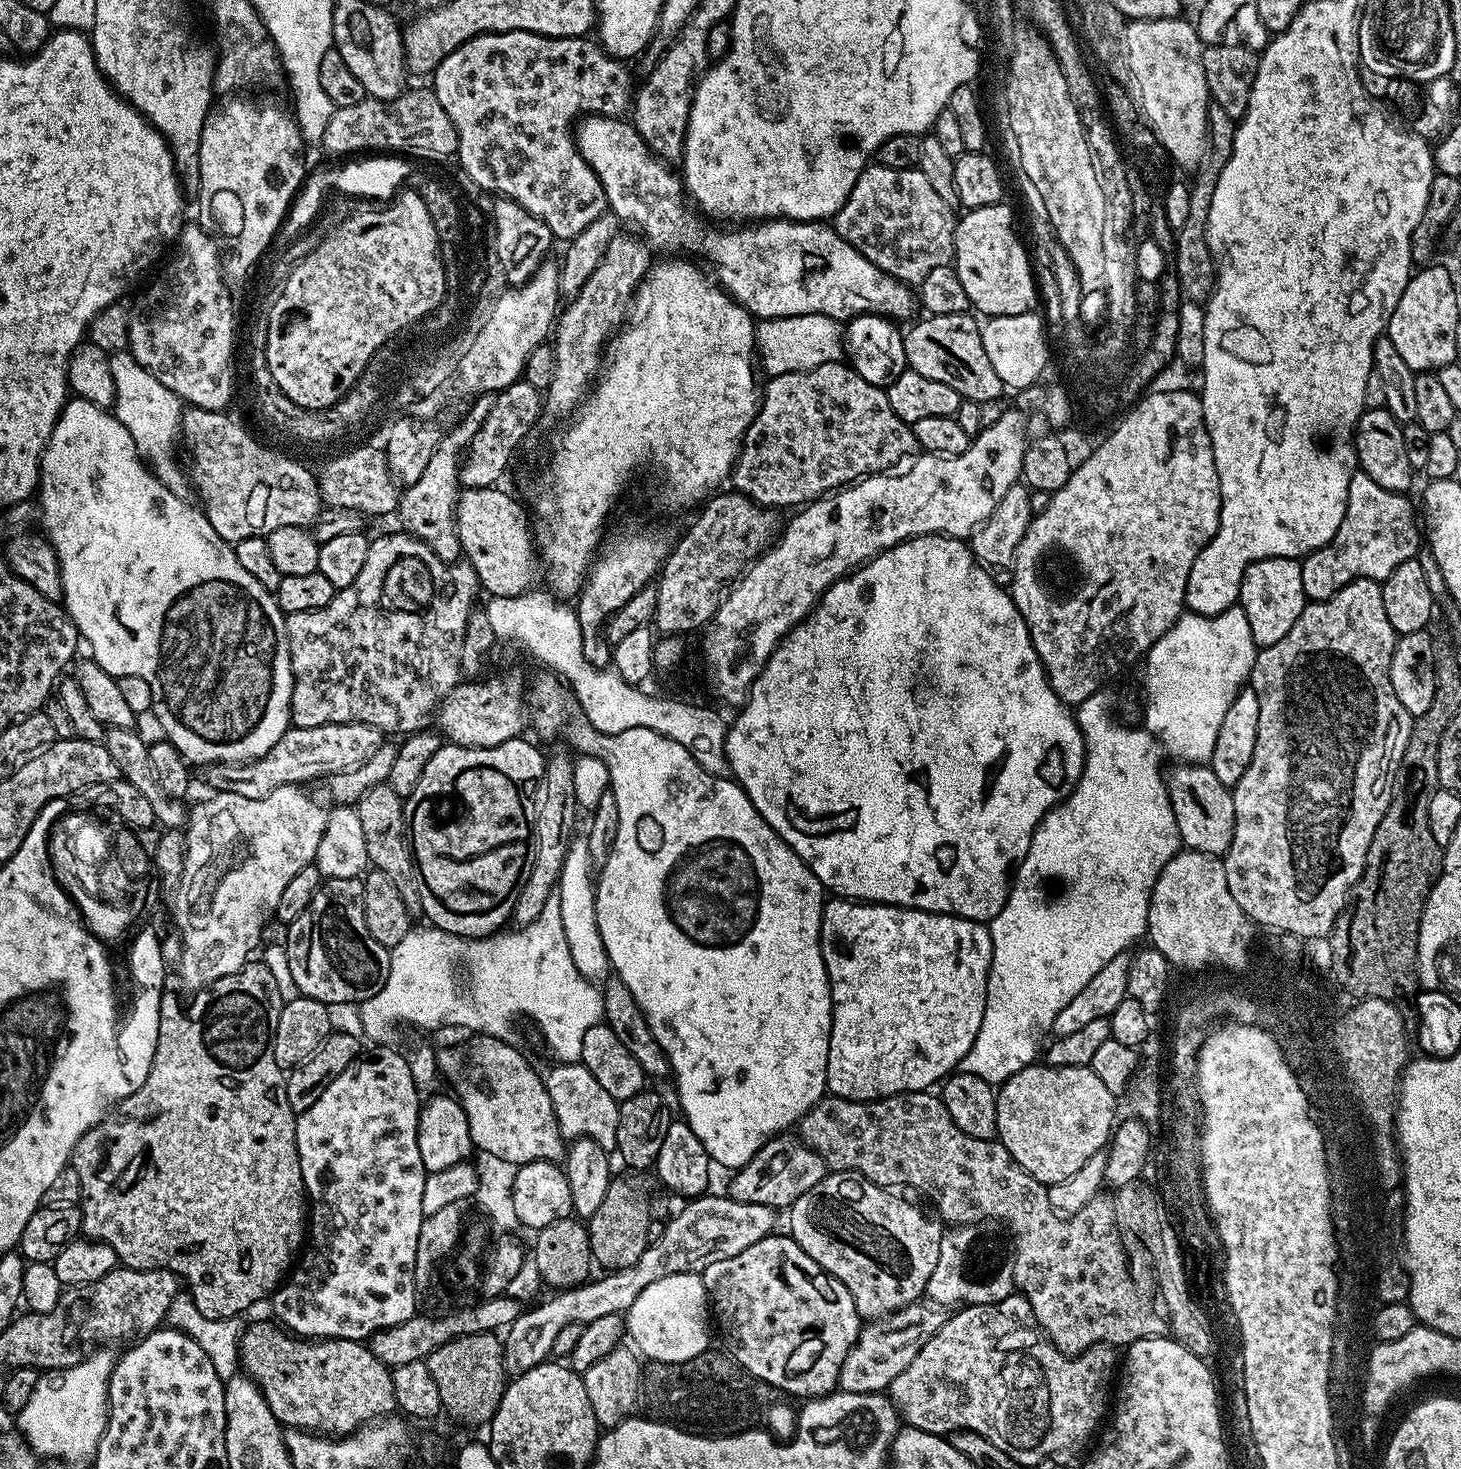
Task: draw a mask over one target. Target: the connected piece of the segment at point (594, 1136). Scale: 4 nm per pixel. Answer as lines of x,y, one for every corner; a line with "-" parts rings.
556,1064
549,1073
545,1073
545,1084
547,1093
550,1096
551,1105
554,1107
556,1121
559,1124
561,1136
566,1140
573,1140
578,1137
589,1137
592,1141
598,1142
600,1146
609,1152
615,1151
617,1142
618,1110
619,1101
615,1100
586,1070
584,1064

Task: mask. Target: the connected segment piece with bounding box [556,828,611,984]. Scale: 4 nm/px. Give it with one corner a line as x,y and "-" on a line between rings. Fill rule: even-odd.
577,829
569,839
556,895
561,907
563,934
566,935
567,946
570,947
570,956
574,961
574,966
578,967
578,972
588,981
595,984
603,983
611,973
611,964
608,961
602,938
598,934
596,894
590,864
587,829

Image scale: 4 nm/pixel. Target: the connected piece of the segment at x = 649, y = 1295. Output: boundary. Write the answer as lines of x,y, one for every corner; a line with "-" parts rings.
687,1272
660,1278
653,1285
646,1286
628,1308
625,1325
629,1339
635,1349
649,1361
689,1361
709,1351
710,1305
708,1291
699,1273

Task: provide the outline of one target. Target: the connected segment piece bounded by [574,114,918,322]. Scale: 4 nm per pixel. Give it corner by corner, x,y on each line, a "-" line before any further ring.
588,114
575,125
574,135
582,158
586,158
602,182
610,211
627,227
629,224
632,227
629,229
639,233
644,243
657,253
705,256
716,271
715,279
720,287
754,318
763,321
785,316
826,315
839,322
847,322
853,316
886,316
896,322
913,319
912,311
918,308
913,289
878,270
868,255
850,246
850,242
837,234
835,227
824,222
778,219
748,222
743,226
707,228
703,224
705,221
690,207
681,177
677,173
675,176
668,169
671,167
648,149
638,130
627,119

